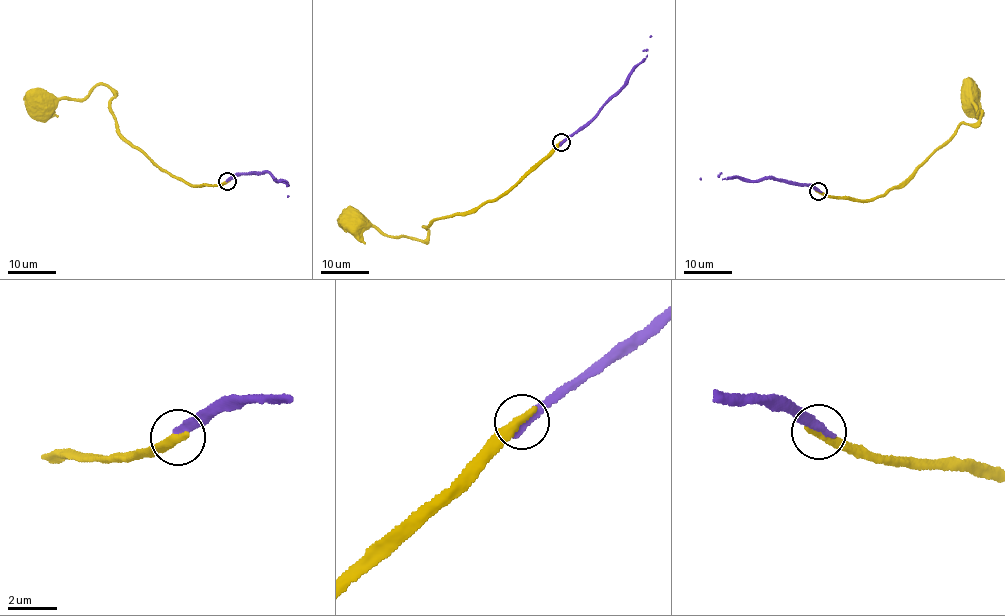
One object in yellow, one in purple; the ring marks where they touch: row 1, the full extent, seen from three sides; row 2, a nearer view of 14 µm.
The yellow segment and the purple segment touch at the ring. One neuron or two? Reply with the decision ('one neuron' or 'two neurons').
two neurons

